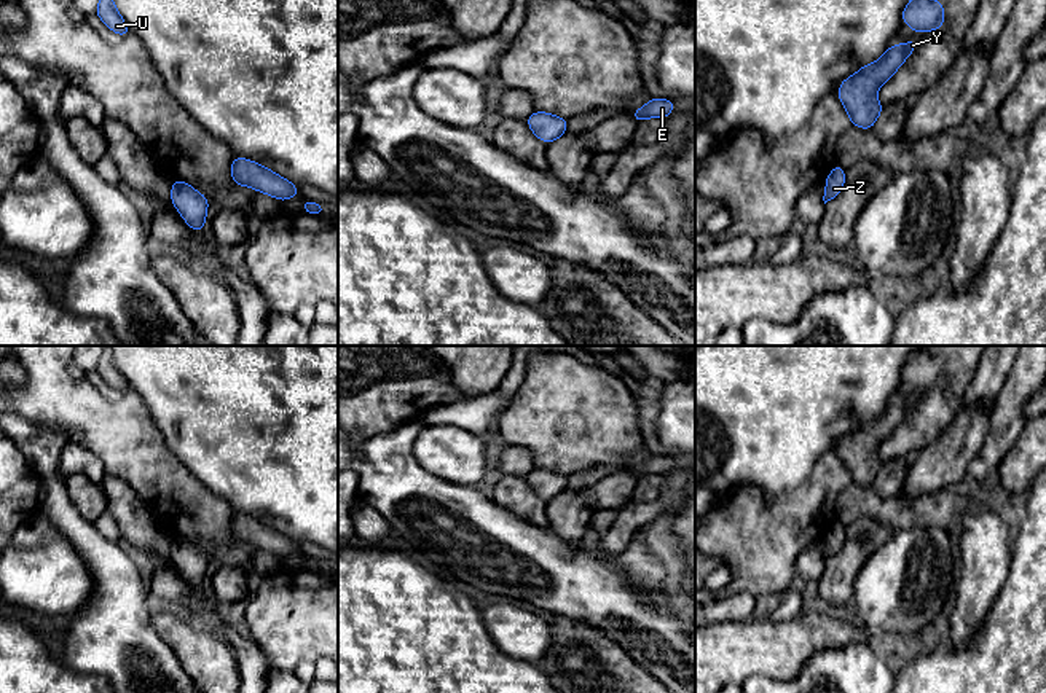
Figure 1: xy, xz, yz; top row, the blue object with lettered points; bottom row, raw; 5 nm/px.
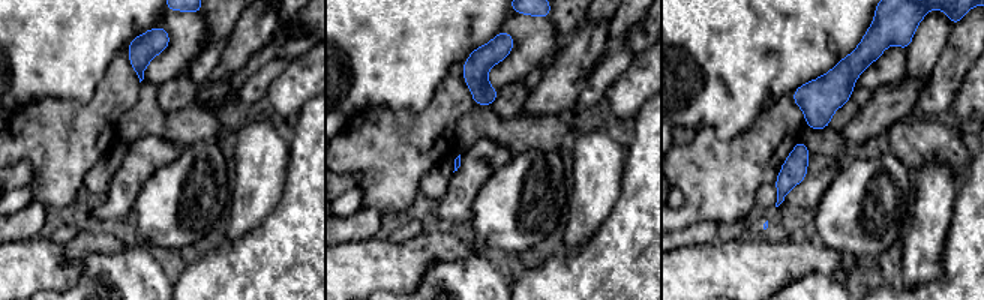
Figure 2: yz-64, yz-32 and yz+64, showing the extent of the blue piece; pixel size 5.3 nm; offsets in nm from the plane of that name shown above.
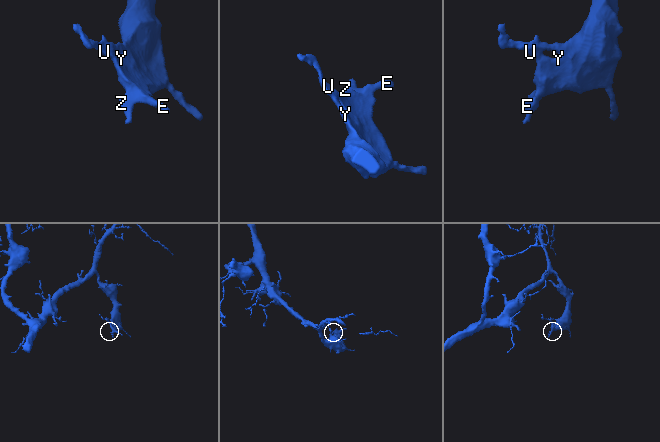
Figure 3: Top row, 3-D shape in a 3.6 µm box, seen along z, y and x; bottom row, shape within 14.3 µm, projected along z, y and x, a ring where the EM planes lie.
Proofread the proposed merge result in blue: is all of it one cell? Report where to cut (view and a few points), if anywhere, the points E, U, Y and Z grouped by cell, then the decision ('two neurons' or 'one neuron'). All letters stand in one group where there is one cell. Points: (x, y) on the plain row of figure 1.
no cut; E U Y Z; one neuron

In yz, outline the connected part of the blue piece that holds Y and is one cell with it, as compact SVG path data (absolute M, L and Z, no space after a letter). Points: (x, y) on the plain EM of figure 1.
M909 397L904 401L895 400L879 417L861 424L840 440L837 452L850 473L851 483L874 486L874 480L883 467L875 448L895 432L917 405L917 397Z

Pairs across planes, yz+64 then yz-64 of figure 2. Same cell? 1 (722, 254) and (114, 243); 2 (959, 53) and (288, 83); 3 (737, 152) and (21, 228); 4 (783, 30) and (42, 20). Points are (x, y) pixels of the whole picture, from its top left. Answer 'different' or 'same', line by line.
1: same
2: different
3: different
4: same

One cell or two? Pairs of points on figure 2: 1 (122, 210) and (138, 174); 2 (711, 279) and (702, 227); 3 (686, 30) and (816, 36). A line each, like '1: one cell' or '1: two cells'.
1: one cell
2: two cells
3: one cell

